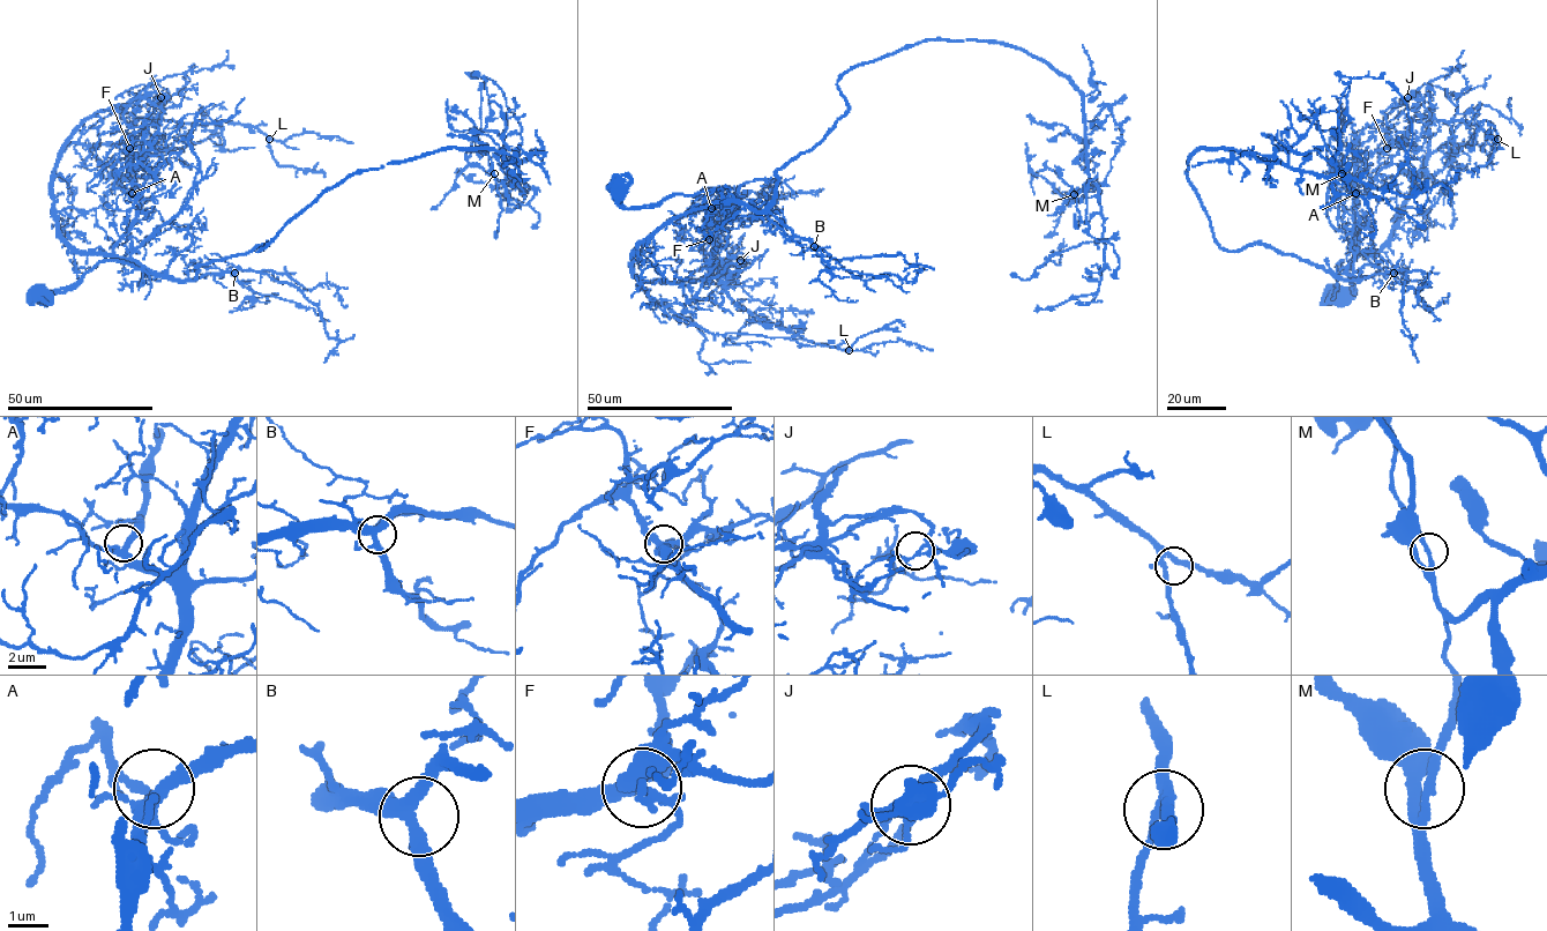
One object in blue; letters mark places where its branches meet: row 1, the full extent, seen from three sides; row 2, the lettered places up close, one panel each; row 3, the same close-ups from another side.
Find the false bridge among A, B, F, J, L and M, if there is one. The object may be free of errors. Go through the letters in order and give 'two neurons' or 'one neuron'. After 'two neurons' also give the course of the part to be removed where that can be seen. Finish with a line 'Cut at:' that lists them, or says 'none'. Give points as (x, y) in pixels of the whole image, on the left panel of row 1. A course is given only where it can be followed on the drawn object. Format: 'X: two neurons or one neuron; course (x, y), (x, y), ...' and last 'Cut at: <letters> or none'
A: one neuron
B: one neuron
F: one neuron
J: two neurons; course (161, 97), (150, 101), (137, 97), (126, 108), (124, 118), (128, 127), (143, 127)
L: one neuron
M: one neuron
Cut at: J

